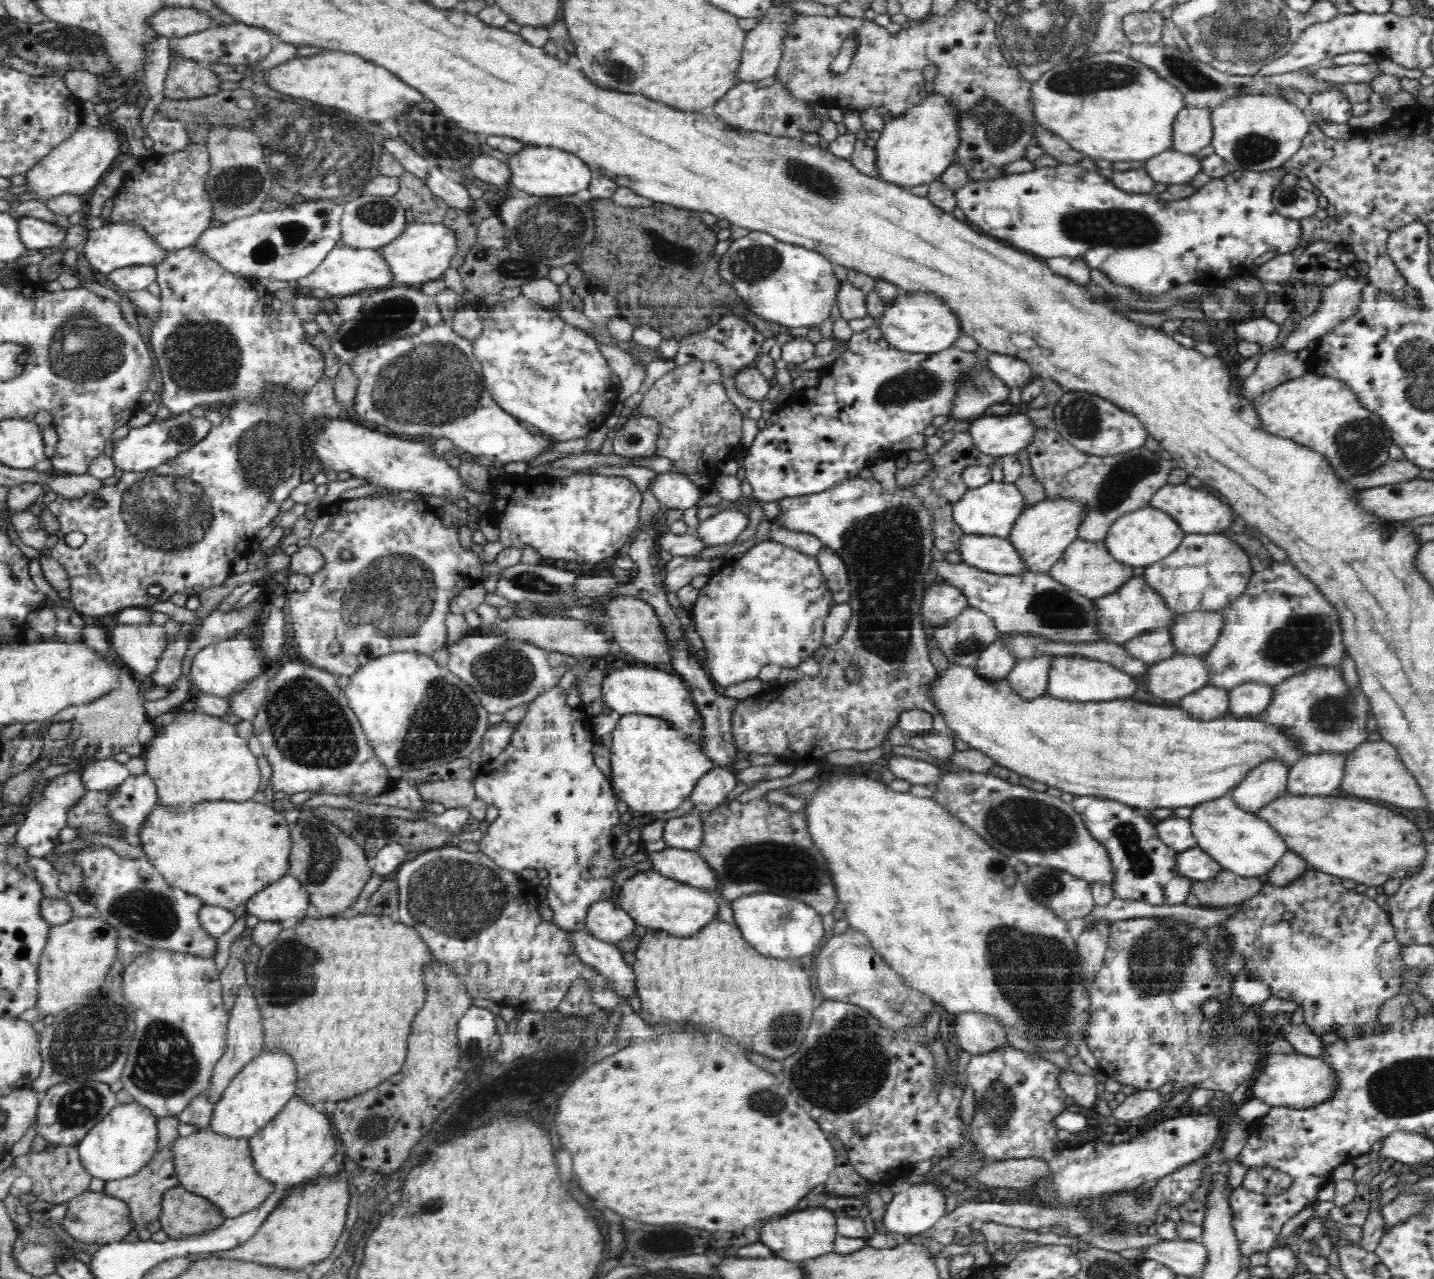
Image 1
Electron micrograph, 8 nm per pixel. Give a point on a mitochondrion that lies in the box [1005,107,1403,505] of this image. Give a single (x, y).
(1125, 227)

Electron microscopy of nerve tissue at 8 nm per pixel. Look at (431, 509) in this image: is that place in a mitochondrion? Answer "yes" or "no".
no

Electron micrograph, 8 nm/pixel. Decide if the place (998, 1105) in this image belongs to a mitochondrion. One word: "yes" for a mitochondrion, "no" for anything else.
yes

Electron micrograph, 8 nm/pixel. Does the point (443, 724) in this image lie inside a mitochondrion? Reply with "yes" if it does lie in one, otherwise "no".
yes

